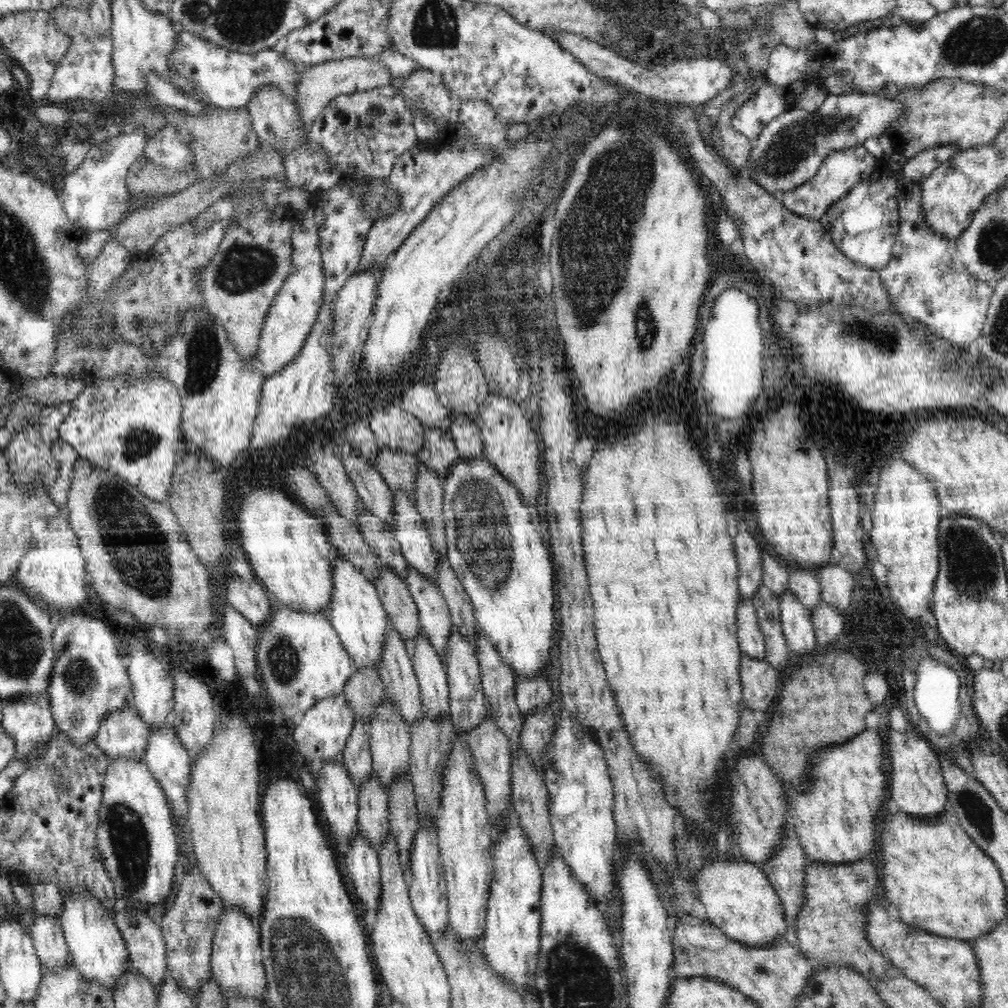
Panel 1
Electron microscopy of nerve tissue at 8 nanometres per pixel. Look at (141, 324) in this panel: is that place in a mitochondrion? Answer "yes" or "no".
yes

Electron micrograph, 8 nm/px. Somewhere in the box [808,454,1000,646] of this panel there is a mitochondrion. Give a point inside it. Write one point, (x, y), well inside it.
(972, 566)

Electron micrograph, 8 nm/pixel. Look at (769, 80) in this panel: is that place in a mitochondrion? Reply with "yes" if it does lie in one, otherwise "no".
no

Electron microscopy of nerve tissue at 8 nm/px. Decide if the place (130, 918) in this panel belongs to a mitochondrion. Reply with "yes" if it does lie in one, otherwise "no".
yes

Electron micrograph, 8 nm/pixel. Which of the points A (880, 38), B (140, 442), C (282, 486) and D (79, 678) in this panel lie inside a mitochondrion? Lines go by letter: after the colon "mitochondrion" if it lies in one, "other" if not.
A: other
B: mitochondrion
C: other
D: mitochondrion

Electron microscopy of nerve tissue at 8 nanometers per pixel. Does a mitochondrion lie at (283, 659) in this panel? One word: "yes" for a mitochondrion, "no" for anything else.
yes

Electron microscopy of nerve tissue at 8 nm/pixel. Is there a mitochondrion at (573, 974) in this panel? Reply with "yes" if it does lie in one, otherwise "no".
yes

